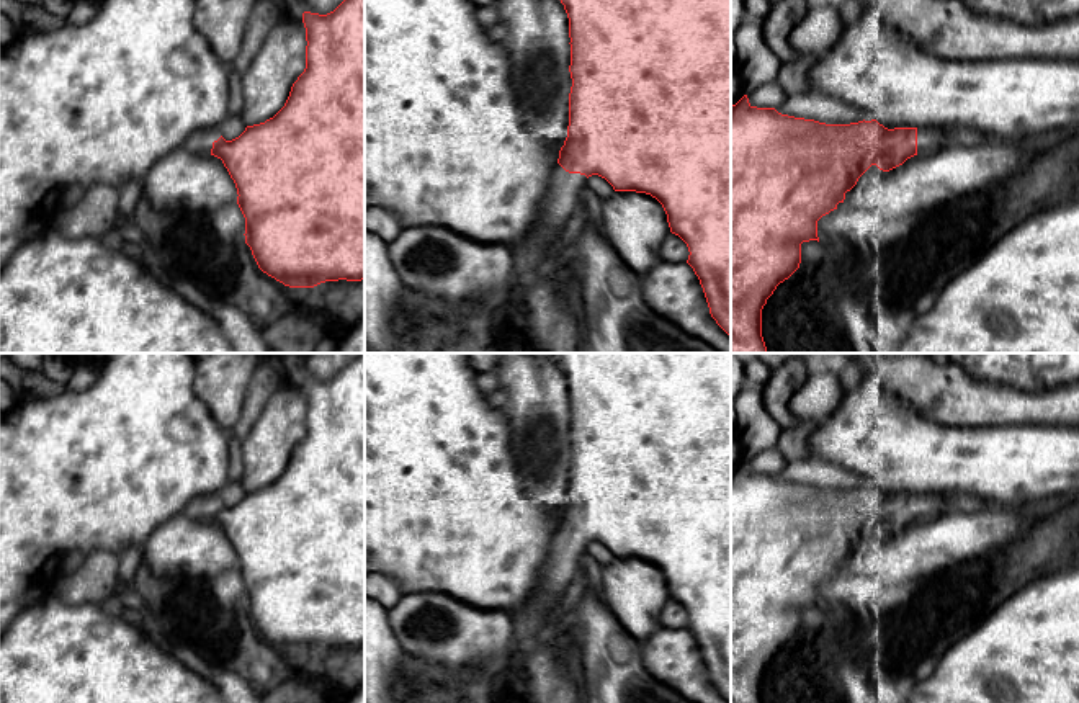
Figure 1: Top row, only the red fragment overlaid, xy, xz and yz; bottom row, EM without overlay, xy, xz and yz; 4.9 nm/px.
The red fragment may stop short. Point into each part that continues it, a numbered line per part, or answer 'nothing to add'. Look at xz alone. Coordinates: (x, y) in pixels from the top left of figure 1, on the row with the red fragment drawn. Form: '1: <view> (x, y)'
1: xz (561, 200)

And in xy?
1: xy (201, 141)

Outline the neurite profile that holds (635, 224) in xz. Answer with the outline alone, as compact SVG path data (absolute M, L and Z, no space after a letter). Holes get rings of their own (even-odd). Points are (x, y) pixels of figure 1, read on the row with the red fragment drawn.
M613 191L602 203L602 224L605 239L639 276L660 262L659 250L670 227L662 204L651 195Z

